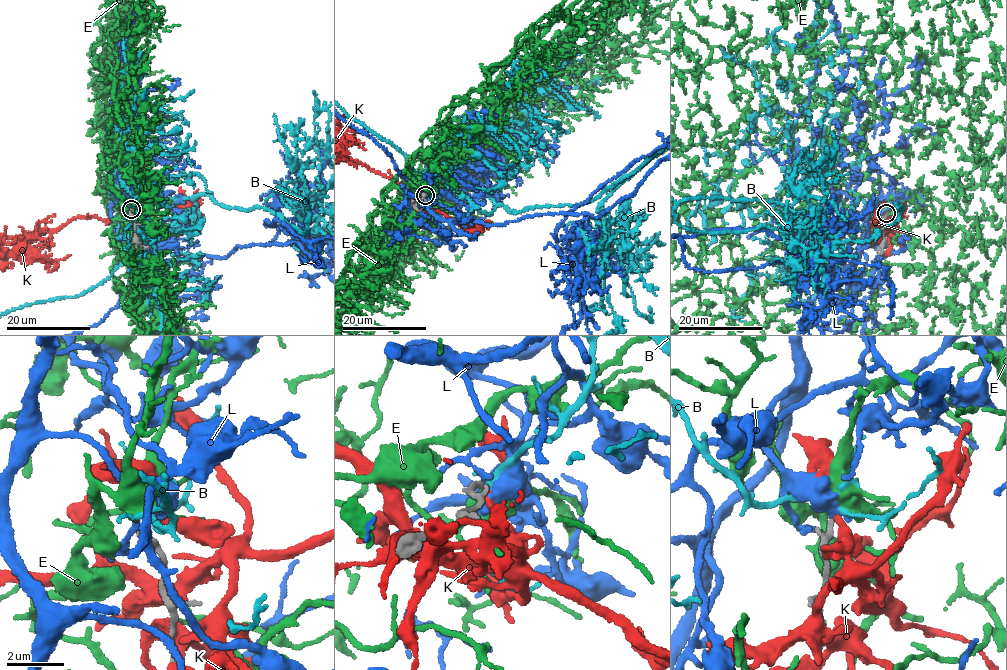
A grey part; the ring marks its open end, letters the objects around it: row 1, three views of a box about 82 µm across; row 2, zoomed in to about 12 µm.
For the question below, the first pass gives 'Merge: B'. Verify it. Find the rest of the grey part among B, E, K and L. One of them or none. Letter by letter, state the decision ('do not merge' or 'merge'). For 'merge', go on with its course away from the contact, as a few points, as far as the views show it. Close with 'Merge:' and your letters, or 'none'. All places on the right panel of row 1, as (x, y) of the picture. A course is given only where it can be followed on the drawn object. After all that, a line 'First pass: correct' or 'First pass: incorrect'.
B: merge
E: do not merge
K: do not merge
L: do not merge
Merge: B
First pass: correct

